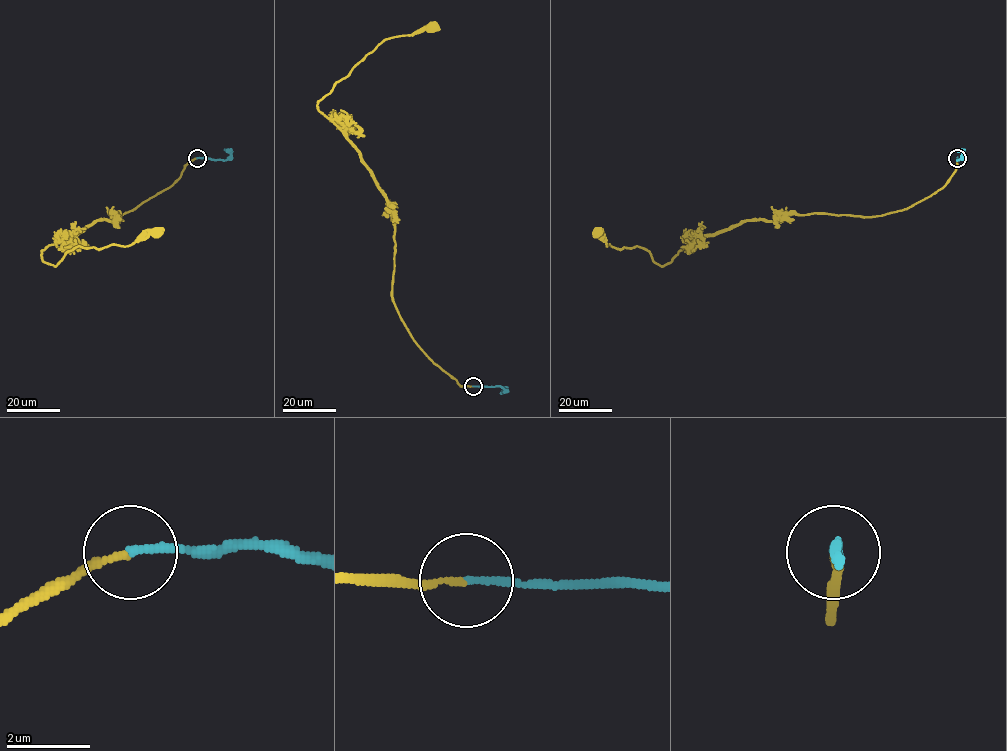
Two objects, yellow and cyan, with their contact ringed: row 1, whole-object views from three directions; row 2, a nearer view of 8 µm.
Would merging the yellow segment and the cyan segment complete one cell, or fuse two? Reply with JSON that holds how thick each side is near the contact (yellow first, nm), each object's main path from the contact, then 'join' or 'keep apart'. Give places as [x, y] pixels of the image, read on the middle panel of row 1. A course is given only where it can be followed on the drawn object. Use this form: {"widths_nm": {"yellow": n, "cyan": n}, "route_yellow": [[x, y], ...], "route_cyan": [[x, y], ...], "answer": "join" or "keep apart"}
{"widths_nm": {"yellow": 150, "cyan": 180}, "route_yellow": [[473, 386], [442, 370], [408, 331], [392, 297], [392, 208], [355, 145], [318, 109], [381, 42], [433, 26]], "route_cyan": [[473, 386], [501, 386], [506, 391], [500, 393]], "answer": "join"}

